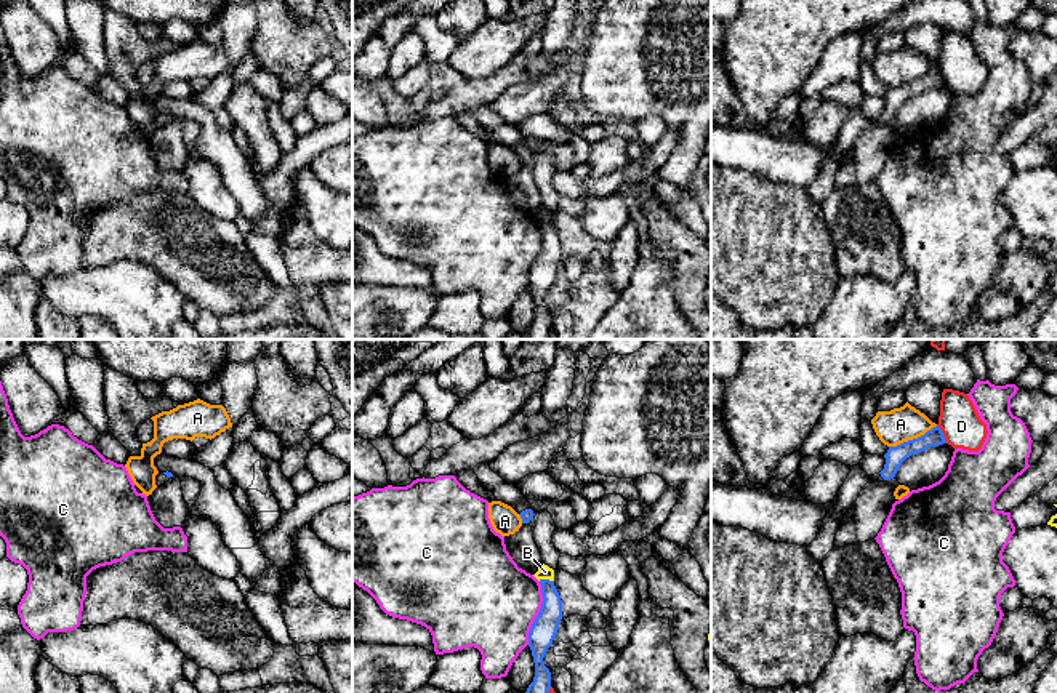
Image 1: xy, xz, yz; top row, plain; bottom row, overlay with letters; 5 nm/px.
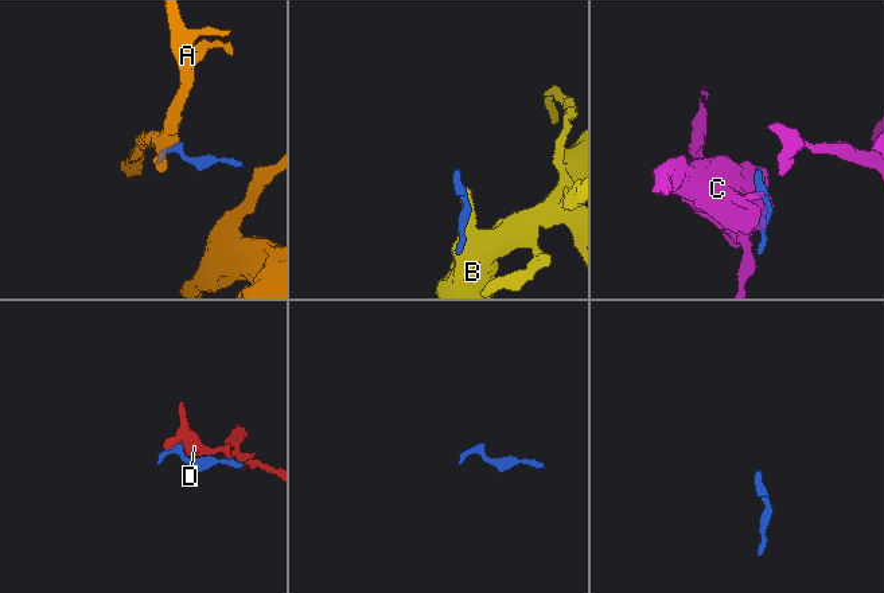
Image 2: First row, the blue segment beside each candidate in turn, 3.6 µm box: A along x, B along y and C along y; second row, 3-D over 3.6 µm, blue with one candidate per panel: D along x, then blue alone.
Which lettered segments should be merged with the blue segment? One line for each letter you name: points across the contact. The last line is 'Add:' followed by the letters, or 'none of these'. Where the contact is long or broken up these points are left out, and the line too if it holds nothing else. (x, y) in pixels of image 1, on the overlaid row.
Add: none of these

